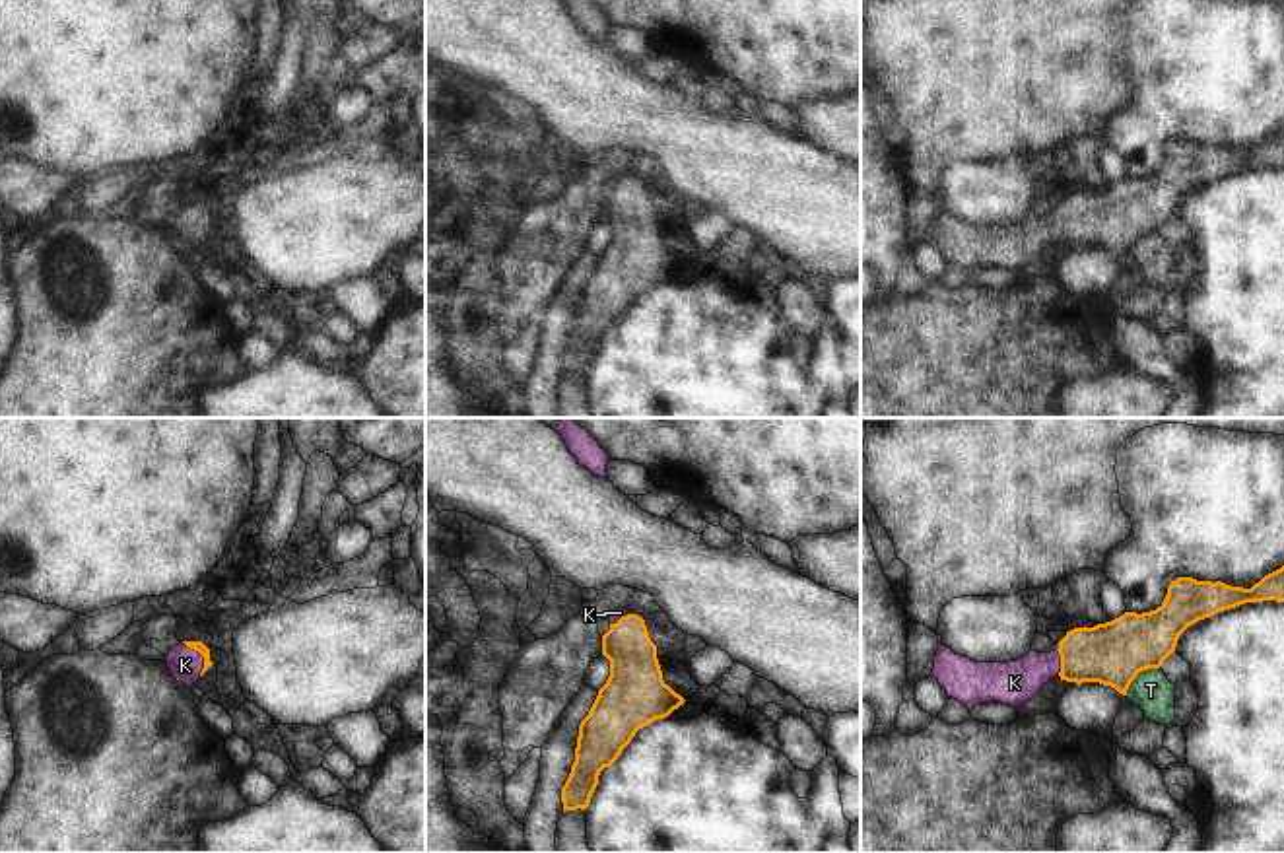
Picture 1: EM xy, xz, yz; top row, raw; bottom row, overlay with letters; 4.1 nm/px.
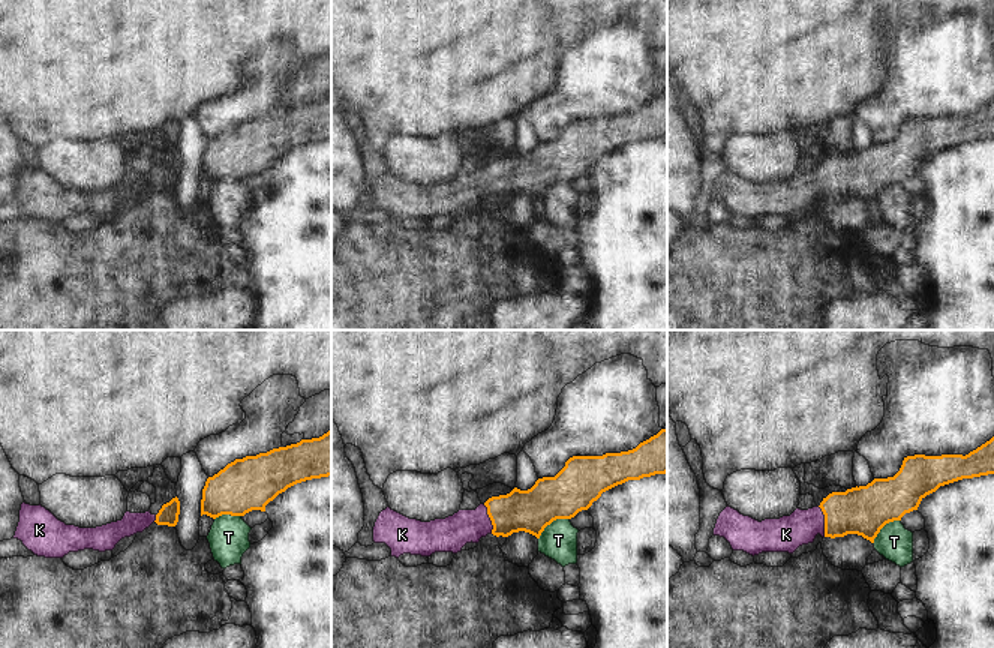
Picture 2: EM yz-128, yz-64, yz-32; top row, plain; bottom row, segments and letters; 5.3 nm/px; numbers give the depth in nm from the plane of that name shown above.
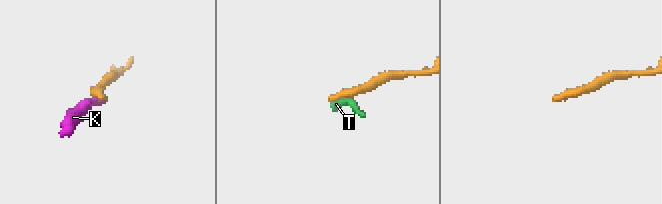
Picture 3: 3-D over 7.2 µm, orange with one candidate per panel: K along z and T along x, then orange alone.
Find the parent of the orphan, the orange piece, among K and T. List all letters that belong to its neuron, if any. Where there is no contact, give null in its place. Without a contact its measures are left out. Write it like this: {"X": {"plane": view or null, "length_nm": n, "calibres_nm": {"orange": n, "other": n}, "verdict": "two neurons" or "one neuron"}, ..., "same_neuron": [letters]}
{"K": {"plane": "xy", "length_nm": 160, "calibres_nm": {"orange": 50, "other": 140}, "verdict": "one neuron"}, "T": {"plane": "yz", "length_nm": 180, "calibres_nm": {"orange": 260, "other": 170}, "verdict": "two neurons"}, "same_neuron": ["K"]}

